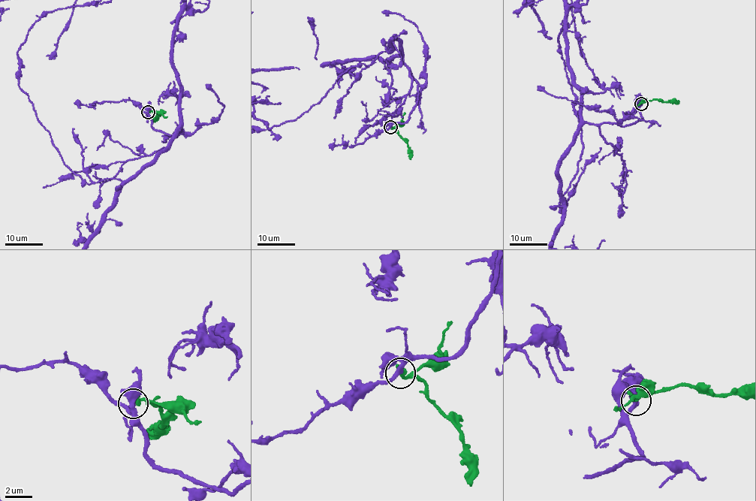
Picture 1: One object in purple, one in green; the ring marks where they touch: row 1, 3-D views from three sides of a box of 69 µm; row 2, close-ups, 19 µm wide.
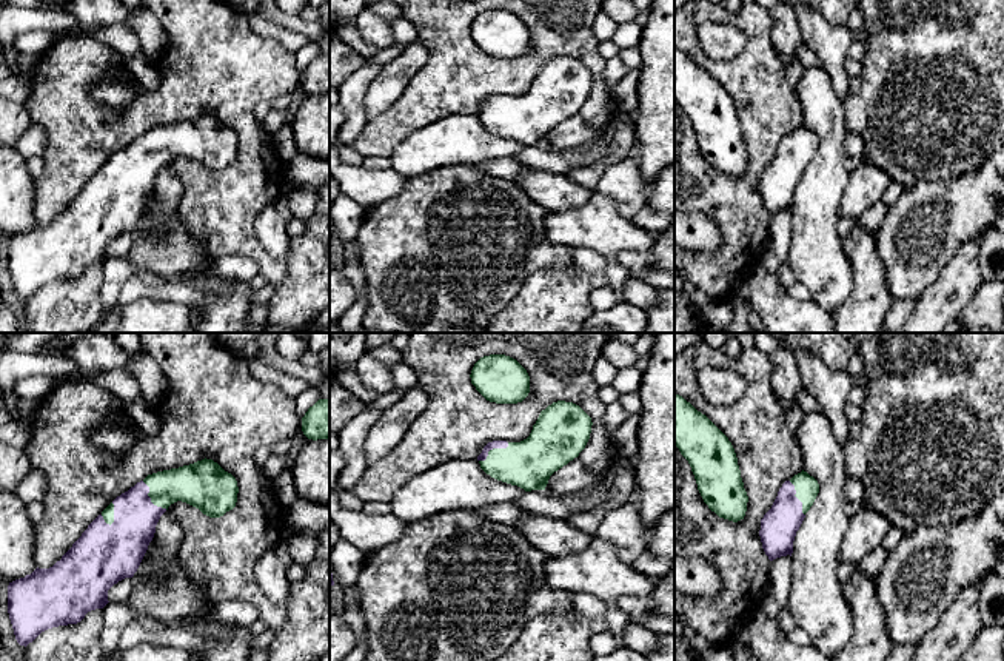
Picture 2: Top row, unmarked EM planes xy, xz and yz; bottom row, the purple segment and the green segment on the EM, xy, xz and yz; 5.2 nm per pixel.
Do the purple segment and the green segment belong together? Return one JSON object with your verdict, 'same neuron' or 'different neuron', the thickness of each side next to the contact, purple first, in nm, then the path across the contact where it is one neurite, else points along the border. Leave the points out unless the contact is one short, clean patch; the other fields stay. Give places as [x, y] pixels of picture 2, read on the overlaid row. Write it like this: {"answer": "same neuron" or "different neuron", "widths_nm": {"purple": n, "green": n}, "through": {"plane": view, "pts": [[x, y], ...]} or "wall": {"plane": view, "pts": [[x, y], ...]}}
{"answer": "same neuron", "widths_nm": {"purple": 50, "green": 260}, "through": {"plane": "xz", "pts": [[496, 444], [493, 447], [510, 463], [528, 464]]}}

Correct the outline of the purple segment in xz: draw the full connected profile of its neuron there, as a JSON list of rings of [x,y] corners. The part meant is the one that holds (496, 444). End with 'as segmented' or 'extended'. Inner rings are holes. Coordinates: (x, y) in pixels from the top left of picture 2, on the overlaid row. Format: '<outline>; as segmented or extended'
[[[557,401],[540,411],[527,439],[488,442],[477,461],[497,481],[525,492],[545,490],[550,476],[585,448],[591,425],[579,405]]]; extended

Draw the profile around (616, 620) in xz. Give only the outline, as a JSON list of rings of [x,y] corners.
[[[605,601],[607,607],[608,607],[608,615],[607,615],[607,624],[608,624],[608,630],[616,636],[622,636],[625,627],[628,624],[631,624],[631,618],[622,612],[616,602],[611,601]]]

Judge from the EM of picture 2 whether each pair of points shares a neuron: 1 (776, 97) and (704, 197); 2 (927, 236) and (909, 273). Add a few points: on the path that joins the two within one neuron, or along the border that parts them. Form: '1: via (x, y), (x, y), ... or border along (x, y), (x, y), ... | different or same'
1: via (763, 128), (761, 153), (755, 168), (735, 190) | same
2: via (918, 245), (913, 250), (912, 264) | same

